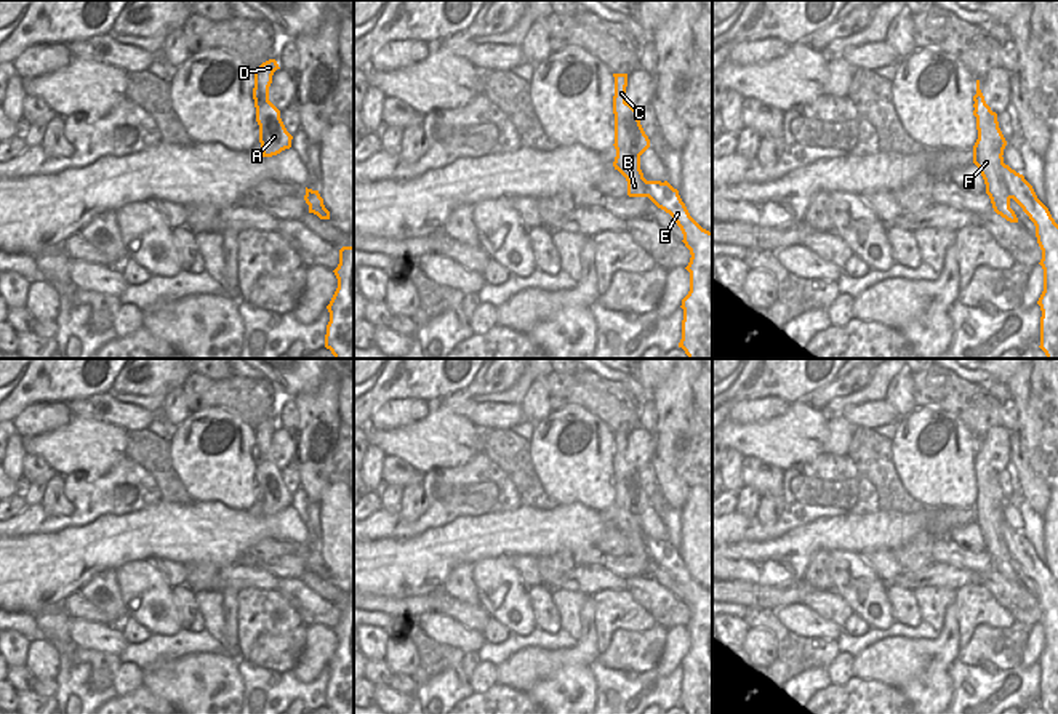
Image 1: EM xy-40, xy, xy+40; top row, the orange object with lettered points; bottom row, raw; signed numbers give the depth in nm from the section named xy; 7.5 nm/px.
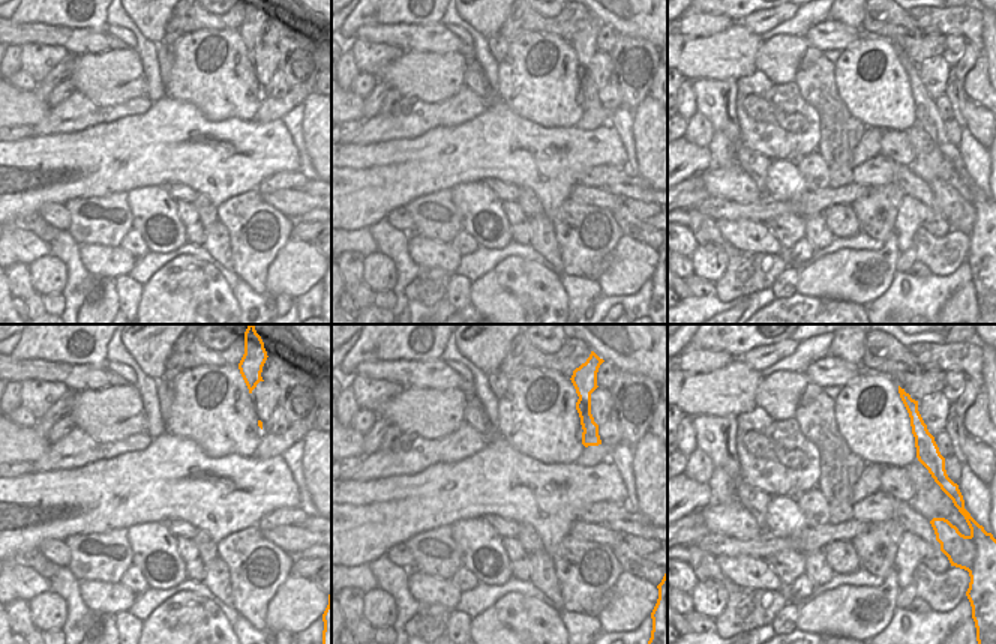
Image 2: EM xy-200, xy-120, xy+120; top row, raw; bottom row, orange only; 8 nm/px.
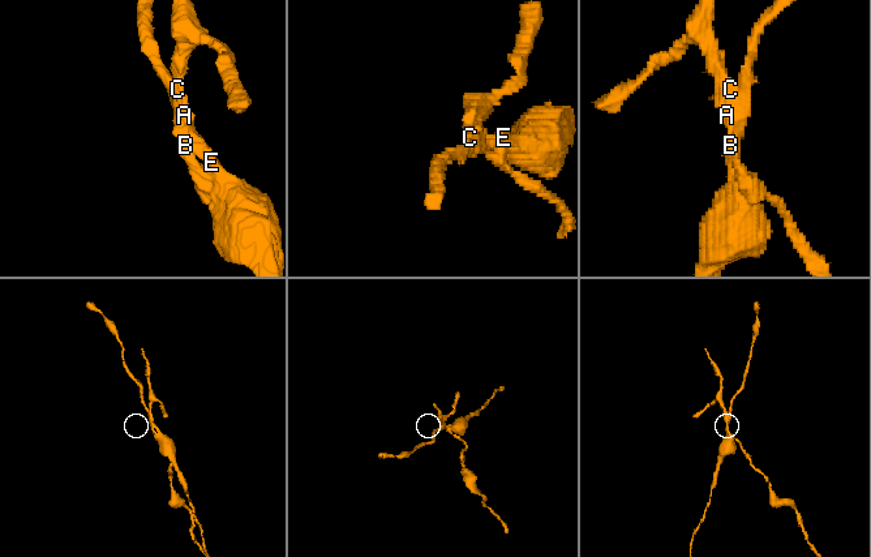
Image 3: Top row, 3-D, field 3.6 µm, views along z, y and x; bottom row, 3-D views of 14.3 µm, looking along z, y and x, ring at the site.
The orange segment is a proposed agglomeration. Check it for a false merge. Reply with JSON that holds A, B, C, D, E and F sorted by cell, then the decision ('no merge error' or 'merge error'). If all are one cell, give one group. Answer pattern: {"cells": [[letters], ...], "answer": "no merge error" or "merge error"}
{"cells": [["A", "E"], ["B", "C", "D", "F"]], "answer": "merge error"}

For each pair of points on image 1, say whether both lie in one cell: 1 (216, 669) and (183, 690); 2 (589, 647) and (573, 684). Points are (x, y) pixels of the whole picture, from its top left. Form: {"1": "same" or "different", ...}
{"1": "same", "2": "different"}

